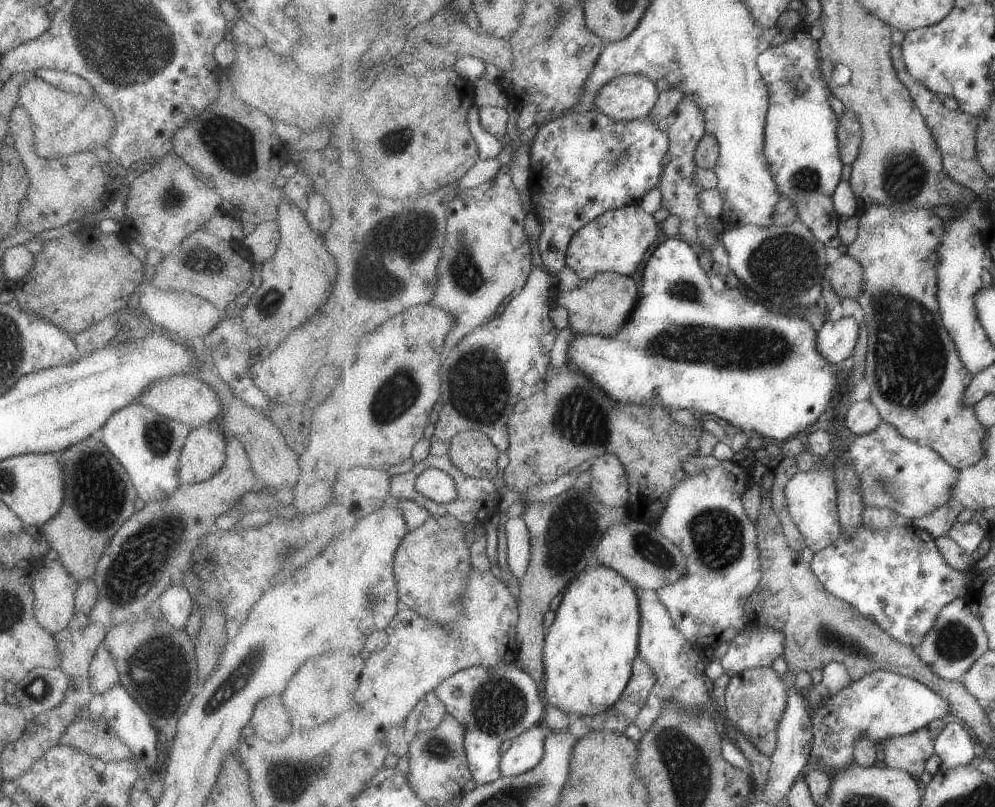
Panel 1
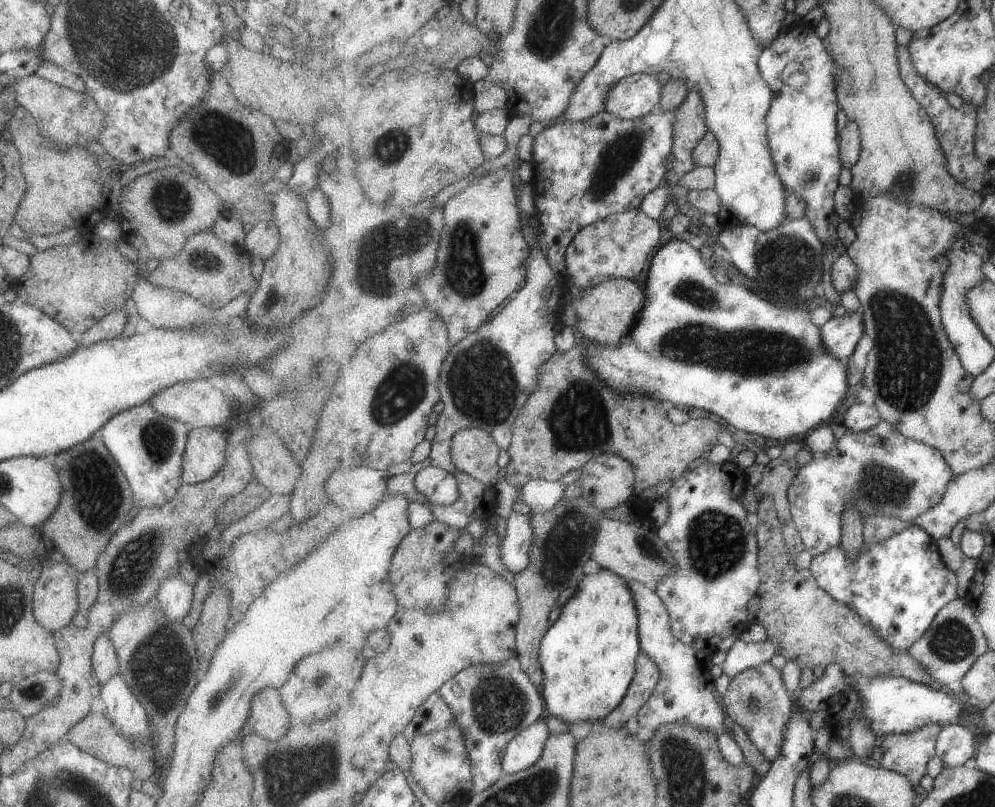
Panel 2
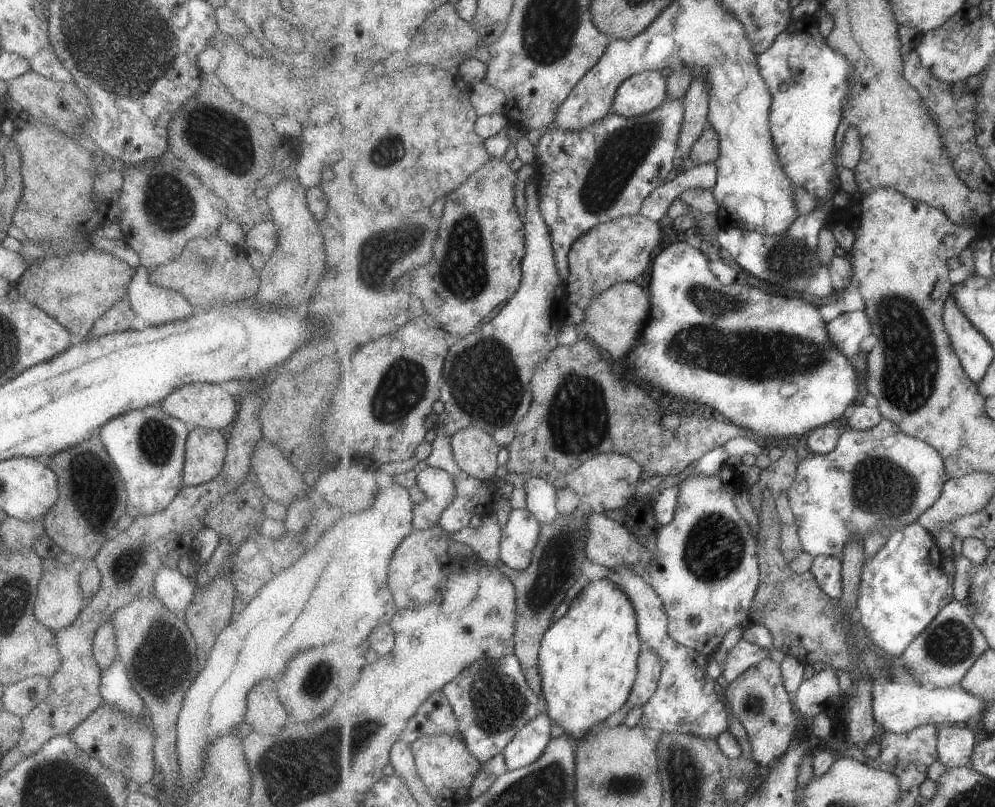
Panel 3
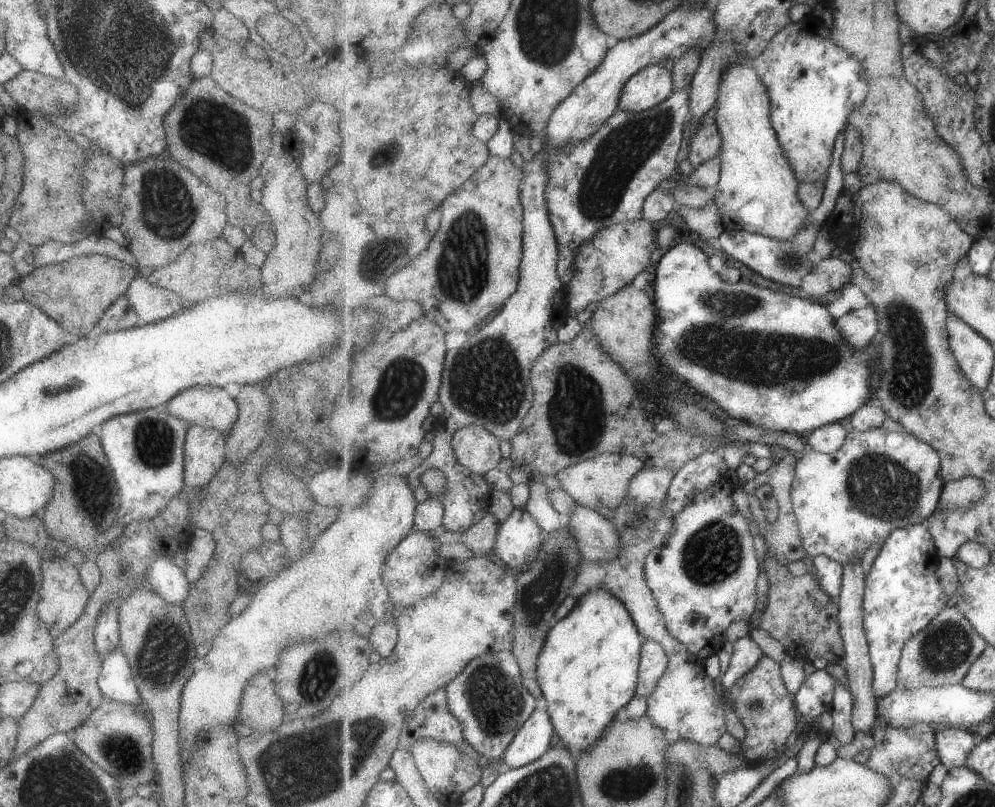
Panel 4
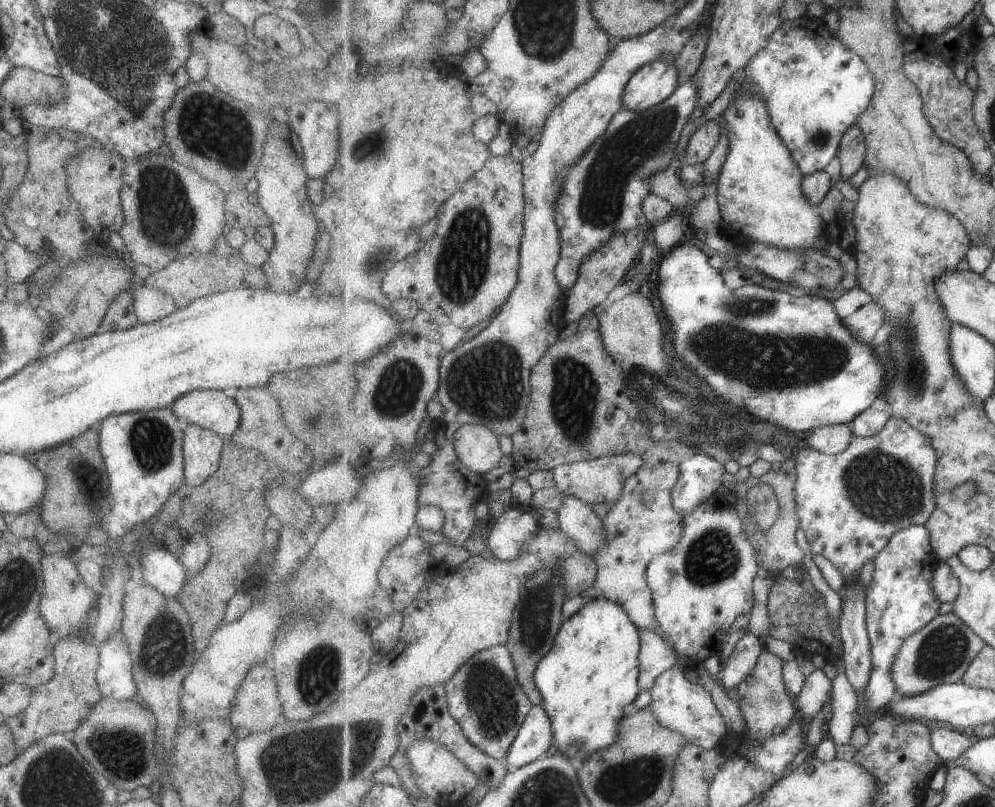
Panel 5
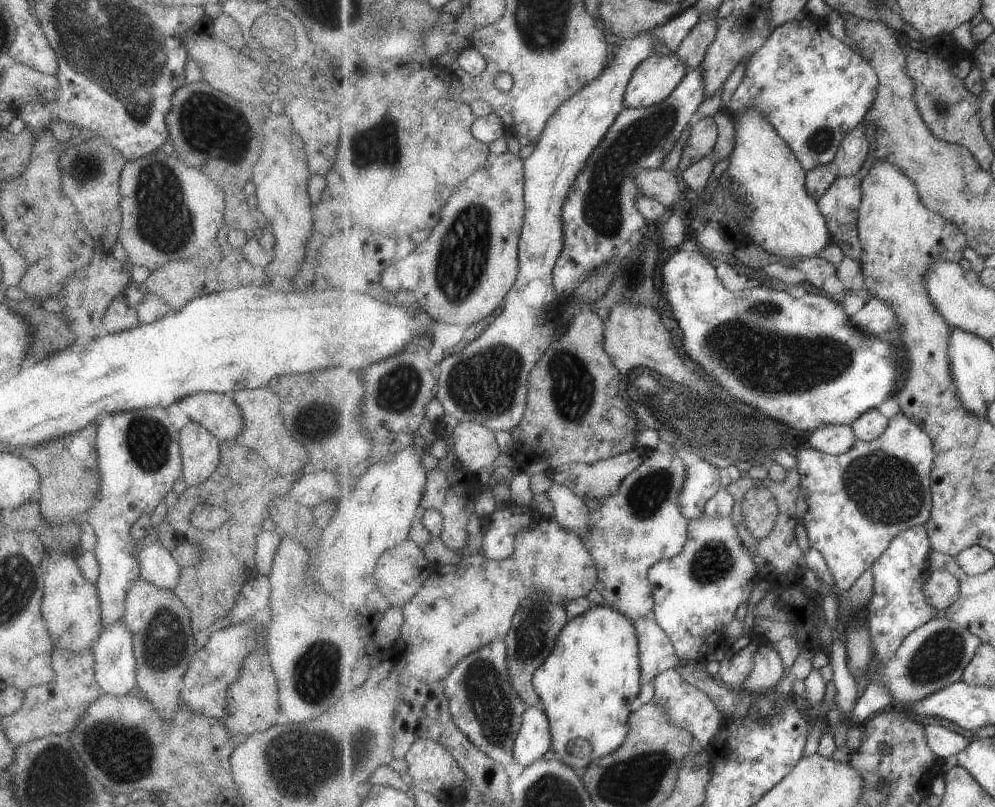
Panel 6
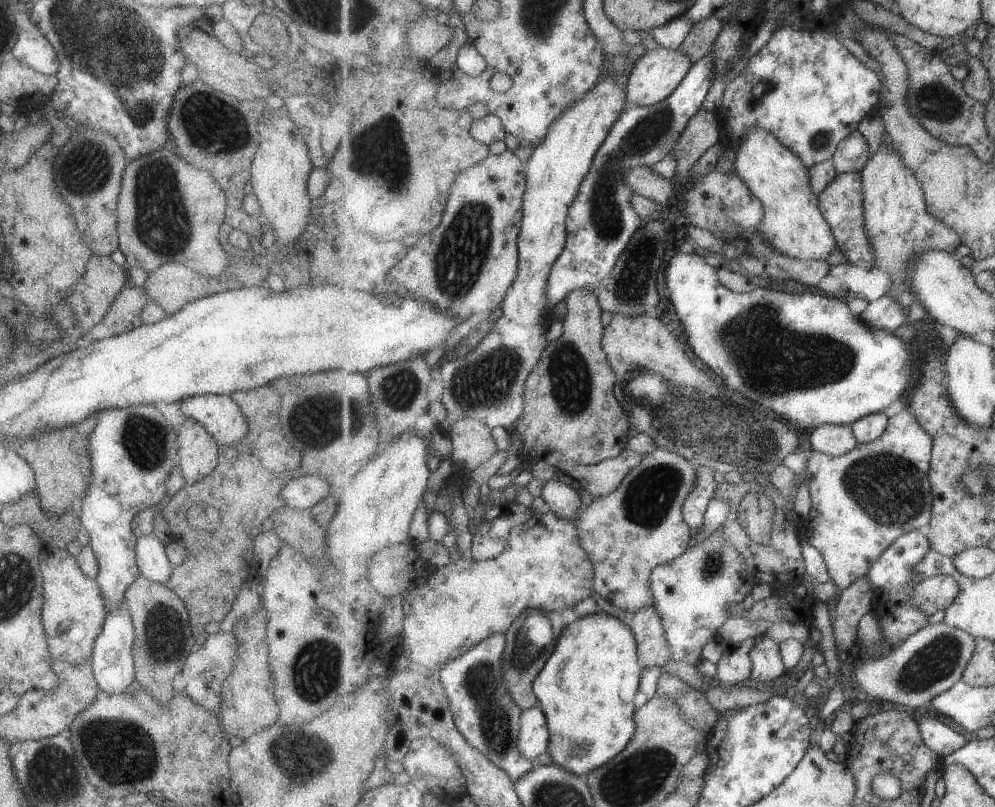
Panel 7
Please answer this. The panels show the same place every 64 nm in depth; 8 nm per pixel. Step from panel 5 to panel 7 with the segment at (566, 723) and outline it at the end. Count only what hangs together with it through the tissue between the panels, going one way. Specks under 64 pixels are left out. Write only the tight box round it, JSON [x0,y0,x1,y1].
[534,612,643,777]

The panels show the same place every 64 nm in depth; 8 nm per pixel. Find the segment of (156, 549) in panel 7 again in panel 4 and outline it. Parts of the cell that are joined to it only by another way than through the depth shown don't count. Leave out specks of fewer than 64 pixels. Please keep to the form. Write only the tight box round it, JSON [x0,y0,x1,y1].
[145,556,189,606]

